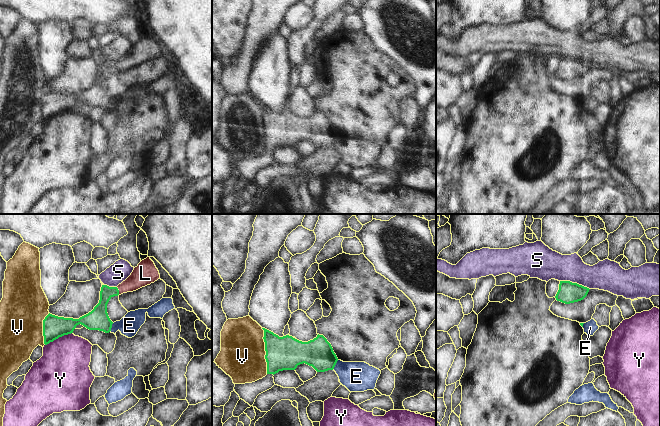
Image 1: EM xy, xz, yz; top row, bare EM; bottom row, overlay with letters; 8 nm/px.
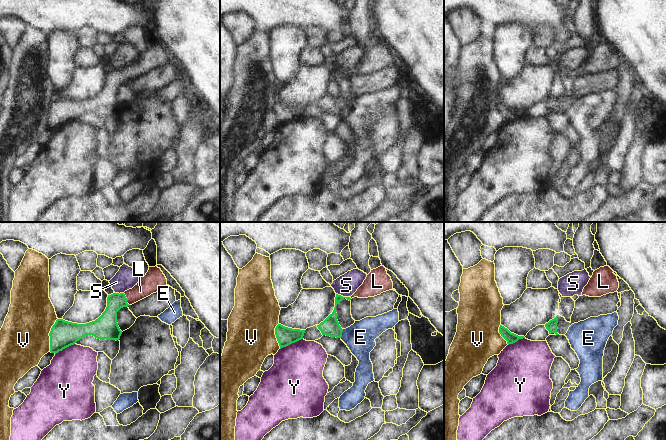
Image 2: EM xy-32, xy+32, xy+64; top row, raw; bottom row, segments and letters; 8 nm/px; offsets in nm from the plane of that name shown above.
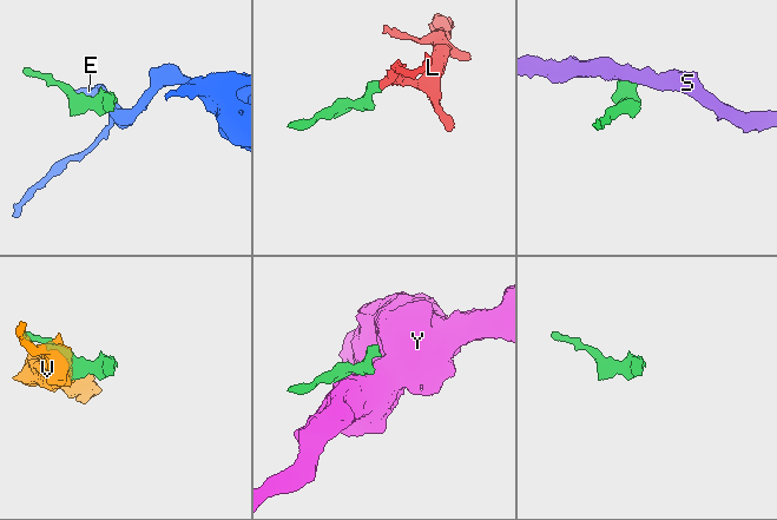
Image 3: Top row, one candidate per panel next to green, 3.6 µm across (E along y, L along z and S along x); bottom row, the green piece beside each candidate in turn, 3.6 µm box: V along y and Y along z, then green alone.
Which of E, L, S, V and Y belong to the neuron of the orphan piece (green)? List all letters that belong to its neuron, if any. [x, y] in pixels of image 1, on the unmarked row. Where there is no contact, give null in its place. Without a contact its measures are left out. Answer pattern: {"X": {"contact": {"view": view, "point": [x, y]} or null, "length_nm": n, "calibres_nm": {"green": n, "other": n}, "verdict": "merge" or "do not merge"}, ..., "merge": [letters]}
{"E": {"contact": {"view": "xz", "point": [335, 140]}, "length_nm": 90, "calibres_nm": {"green": 240, "other": 240}, "verdict": "do not merge"}, "L": {"contact": {"view": "xy", "point": [118, 67]}, "length_nm": 70, "calibres_nm": {"green": 140, "other": 180}, "verdict": "merge"}, "S": {"contact": {"view": "yz", "point": [575, 59]}, "length_nm": 260, "calibres_nm": {"green": 170, "other": 240}, "verdict": "do not merge"}, "V": {"contact": {"view": "xz", "point": [265, 126]}, "length_nm": 380, "calibres_nm": {"green": 280, "other": 360}, "verdict": "do not merge"}, "Y": {"contact": {"view": "xy", "point": [58, 113]}, "length_nm": 240, "calibres_nm": {"green": 180, "other": 400}, "verdict": "do not merge"}, "merge": ["L"]}

